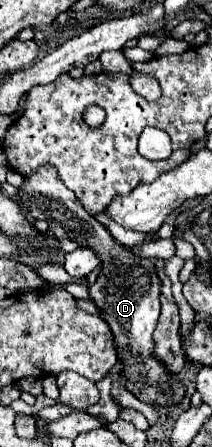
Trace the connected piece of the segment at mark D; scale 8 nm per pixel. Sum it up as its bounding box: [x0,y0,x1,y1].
[17,165,185,407]

